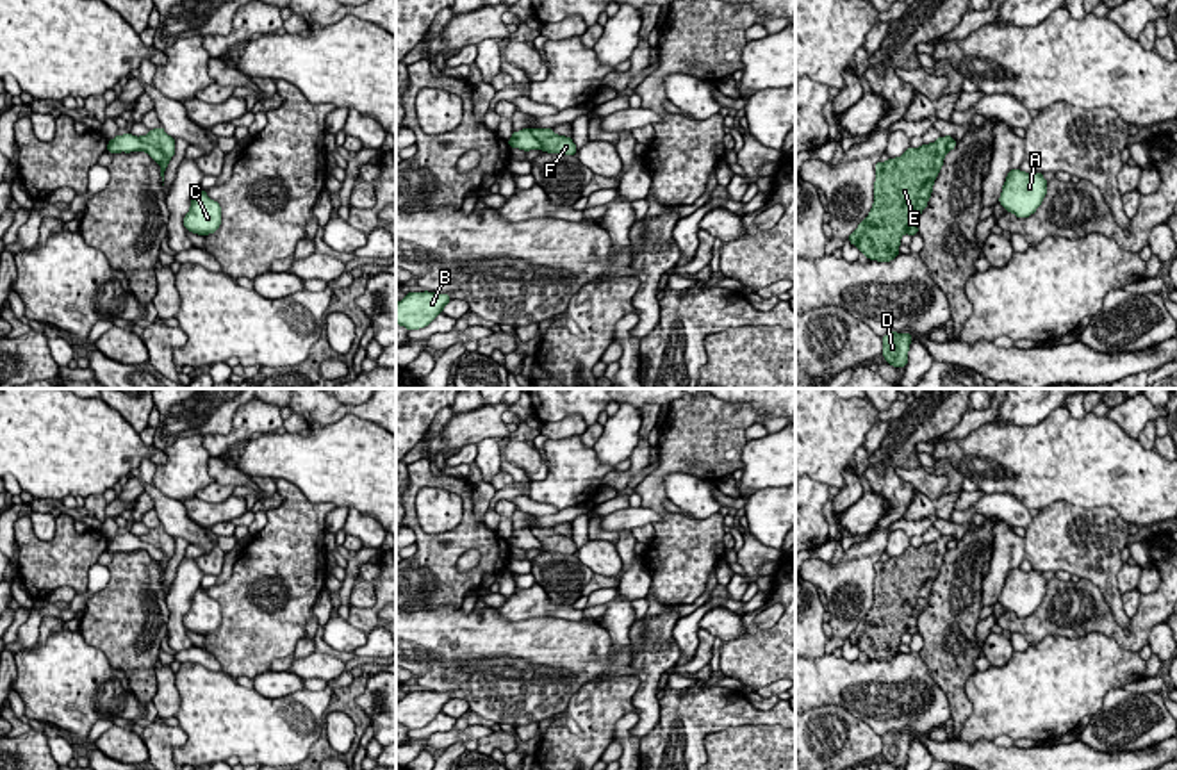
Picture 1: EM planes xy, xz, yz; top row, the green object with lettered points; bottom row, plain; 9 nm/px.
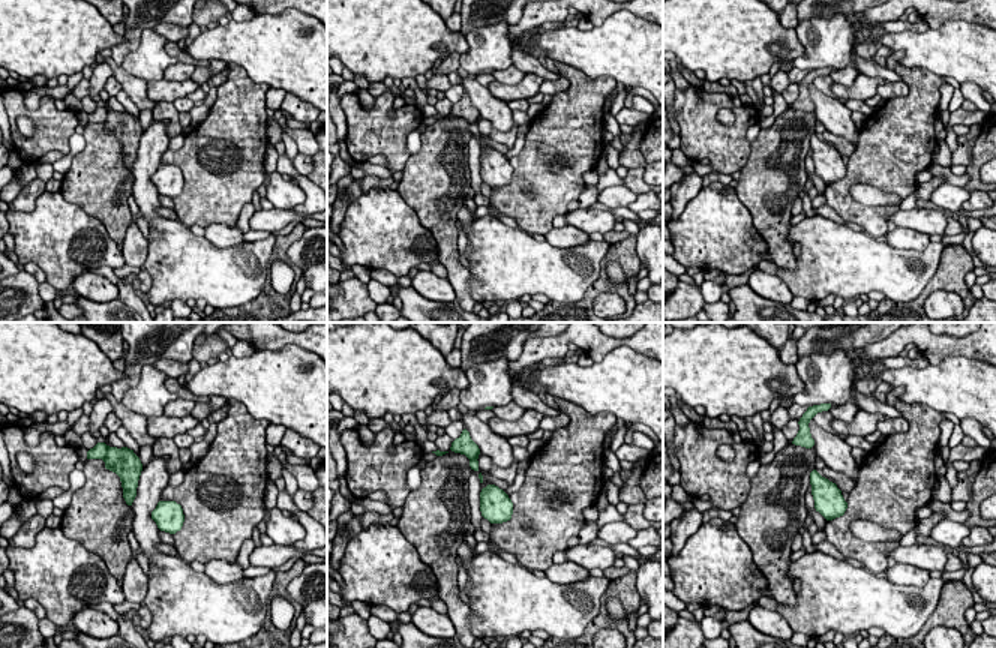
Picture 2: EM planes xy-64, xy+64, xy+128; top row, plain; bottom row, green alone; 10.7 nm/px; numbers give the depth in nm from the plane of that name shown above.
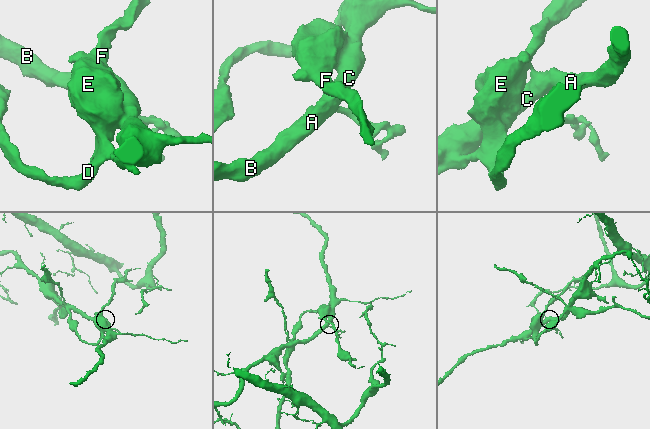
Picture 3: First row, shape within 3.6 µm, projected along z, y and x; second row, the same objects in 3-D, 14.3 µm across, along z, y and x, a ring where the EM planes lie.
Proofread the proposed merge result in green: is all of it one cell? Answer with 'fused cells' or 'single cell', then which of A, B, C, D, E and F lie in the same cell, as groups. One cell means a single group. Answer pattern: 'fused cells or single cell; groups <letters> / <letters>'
fused cells; groups A B C / D E F

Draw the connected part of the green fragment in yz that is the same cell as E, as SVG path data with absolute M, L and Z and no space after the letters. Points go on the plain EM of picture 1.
M938 537L920 547L910 545L901 556L876 563L874 604L849 635L849 642L868 659L893 659L901 636L918 633L917 620L927 606L949 540L954 537Z

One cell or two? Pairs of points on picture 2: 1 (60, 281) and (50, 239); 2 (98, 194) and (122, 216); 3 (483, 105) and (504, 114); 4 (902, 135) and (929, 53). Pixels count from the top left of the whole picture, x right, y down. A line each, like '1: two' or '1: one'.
1: one
2: one
3: one
4: two

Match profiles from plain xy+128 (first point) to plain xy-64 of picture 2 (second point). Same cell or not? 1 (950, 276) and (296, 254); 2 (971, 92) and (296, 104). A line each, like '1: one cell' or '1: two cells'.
1: two cells
2: one cell

